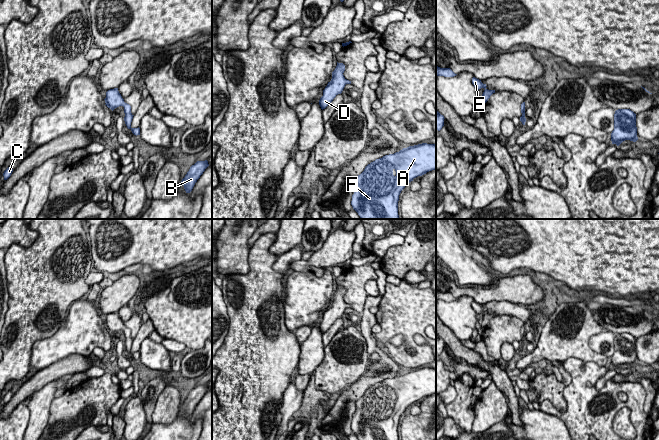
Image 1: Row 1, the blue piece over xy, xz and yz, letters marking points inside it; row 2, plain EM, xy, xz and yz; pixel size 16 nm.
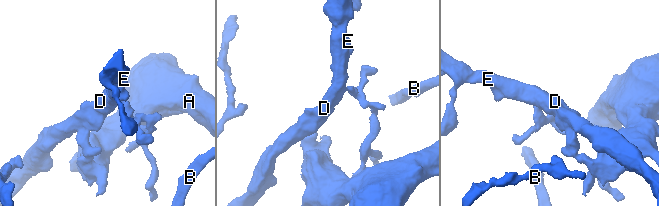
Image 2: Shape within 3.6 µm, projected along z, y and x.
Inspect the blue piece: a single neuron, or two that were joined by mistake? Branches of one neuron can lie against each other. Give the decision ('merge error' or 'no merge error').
merge error

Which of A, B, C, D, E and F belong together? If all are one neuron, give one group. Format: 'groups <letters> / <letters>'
groups A F / B C D E

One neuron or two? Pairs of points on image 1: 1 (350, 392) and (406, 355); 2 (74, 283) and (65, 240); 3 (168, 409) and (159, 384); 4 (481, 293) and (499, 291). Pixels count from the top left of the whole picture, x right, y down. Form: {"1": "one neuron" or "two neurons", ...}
{"1": "two neurons", "2": "one neuron", "3": "two neurons", "4": "one neuron"}

